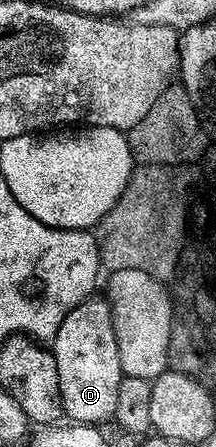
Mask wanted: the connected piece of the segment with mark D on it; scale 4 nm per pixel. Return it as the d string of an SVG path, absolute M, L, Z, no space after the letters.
M91 297L76 305L76 309L72 309L68 317L64 317L56 337L52 340L52 350L56 361L56 373L60 377L60 397L65 418L75 424L91 425L102 425L105 419L113 420L116 393L119 392L123 374L114 341L114 330L110 324L110 309L105 298Z

